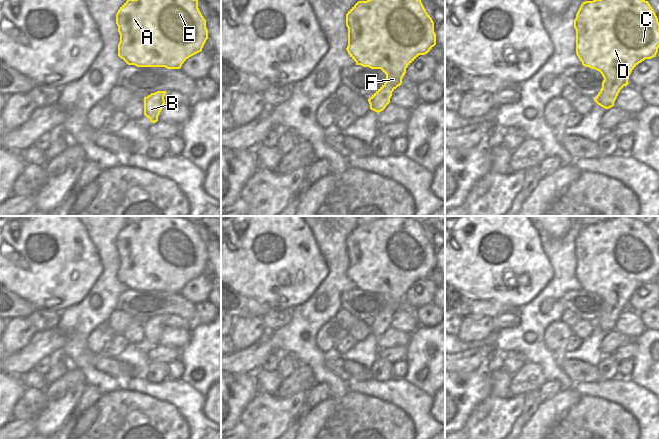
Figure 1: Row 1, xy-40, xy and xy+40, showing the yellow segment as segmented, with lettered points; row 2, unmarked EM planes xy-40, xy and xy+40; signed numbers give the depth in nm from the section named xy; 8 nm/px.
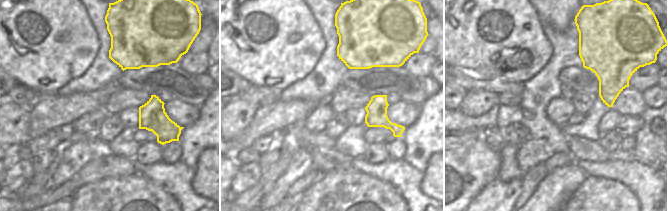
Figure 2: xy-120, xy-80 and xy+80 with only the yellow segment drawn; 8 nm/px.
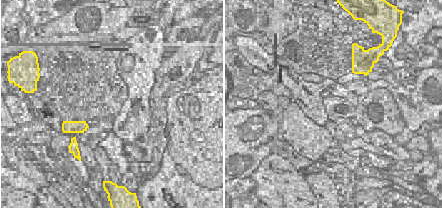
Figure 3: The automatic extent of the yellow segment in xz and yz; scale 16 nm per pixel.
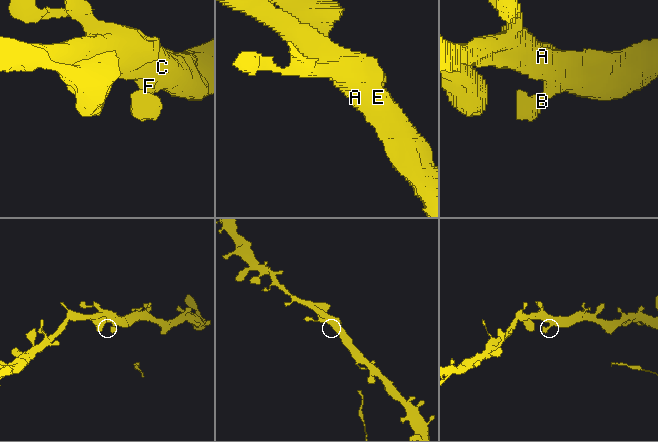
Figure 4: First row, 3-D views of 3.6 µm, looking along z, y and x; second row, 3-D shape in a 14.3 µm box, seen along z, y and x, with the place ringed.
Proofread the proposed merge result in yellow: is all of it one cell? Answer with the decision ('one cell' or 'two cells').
one cell

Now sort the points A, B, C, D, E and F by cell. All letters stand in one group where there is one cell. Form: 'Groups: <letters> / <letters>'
Groups: A B C D E F

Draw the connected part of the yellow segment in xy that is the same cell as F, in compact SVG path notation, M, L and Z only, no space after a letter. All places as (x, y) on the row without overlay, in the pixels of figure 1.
M390 216L380 217L367 225L358 225L346 238L346 250L348 252L346 274L356 289L381 293L386 298L386 306L368 323L370 333L379 337L390 327L392 316L402 308L406 292L419 279L427 278L436 269L434 246L420 223L408 216Z

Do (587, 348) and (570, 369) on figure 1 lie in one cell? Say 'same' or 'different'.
different

